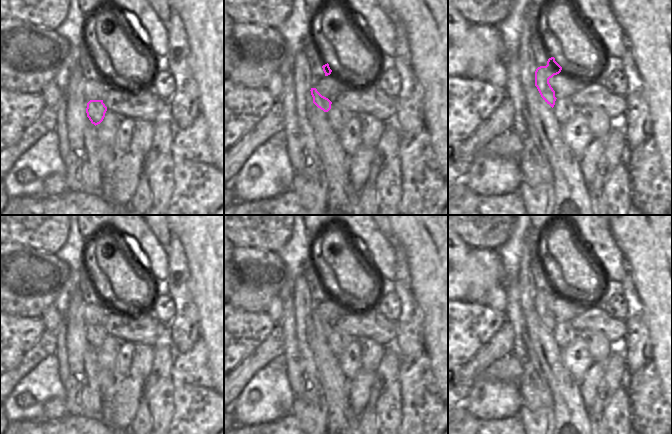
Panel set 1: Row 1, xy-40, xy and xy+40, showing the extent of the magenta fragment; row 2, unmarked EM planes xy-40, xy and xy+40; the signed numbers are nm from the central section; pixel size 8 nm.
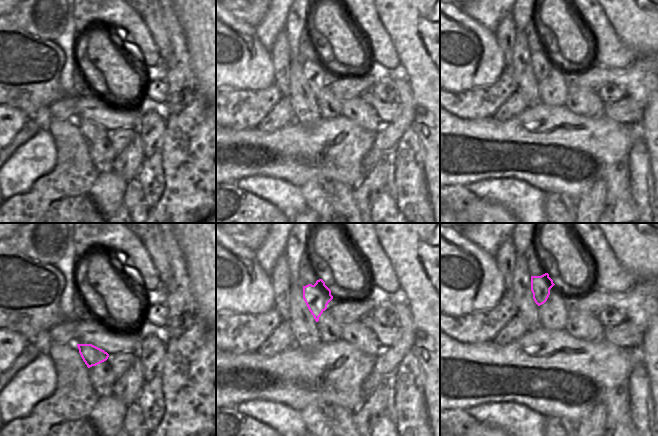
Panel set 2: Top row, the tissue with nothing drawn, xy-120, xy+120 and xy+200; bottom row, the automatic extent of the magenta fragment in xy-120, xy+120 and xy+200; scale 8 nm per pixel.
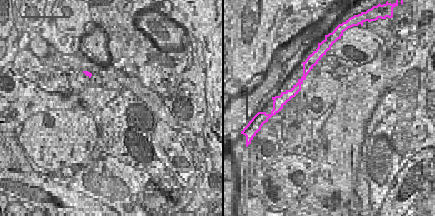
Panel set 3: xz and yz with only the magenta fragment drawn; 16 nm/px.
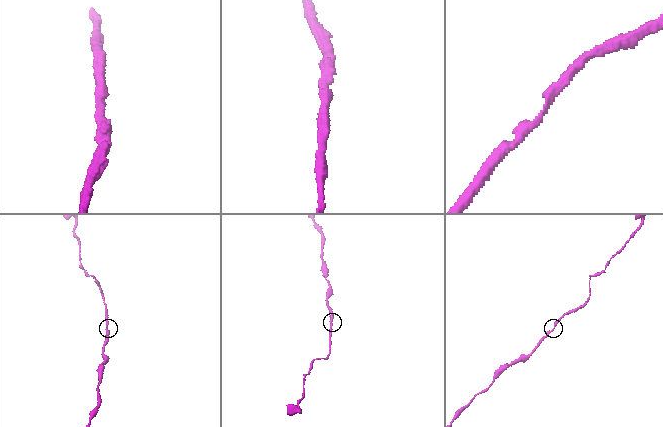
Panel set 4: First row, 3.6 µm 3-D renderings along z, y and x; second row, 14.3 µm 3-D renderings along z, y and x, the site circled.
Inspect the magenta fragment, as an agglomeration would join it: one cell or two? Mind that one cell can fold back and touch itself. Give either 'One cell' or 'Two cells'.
One cell.

